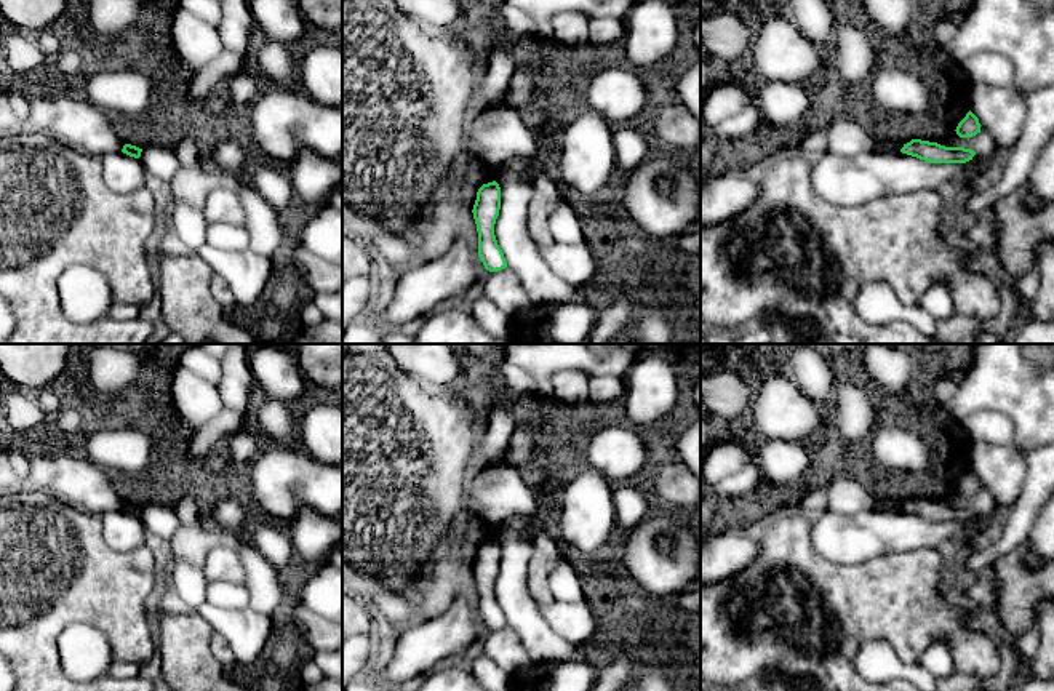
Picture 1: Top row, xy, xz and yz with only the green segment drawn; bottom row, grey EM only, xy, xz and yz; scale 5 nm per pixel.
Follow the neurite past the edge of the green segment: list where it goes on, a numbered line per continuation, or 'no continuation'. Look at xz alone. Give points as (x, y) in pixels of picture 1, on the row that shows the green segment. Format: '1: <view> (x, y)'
no continuation

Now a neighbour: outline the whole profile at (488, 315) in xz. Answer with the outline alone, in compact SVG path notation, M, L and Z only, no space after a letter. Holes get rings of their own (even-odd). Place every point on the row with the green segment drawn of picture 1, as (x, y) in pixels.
M477 293L470 298L467 309L477 323L491 336L504 341L513 339L515 320L481 293Z

